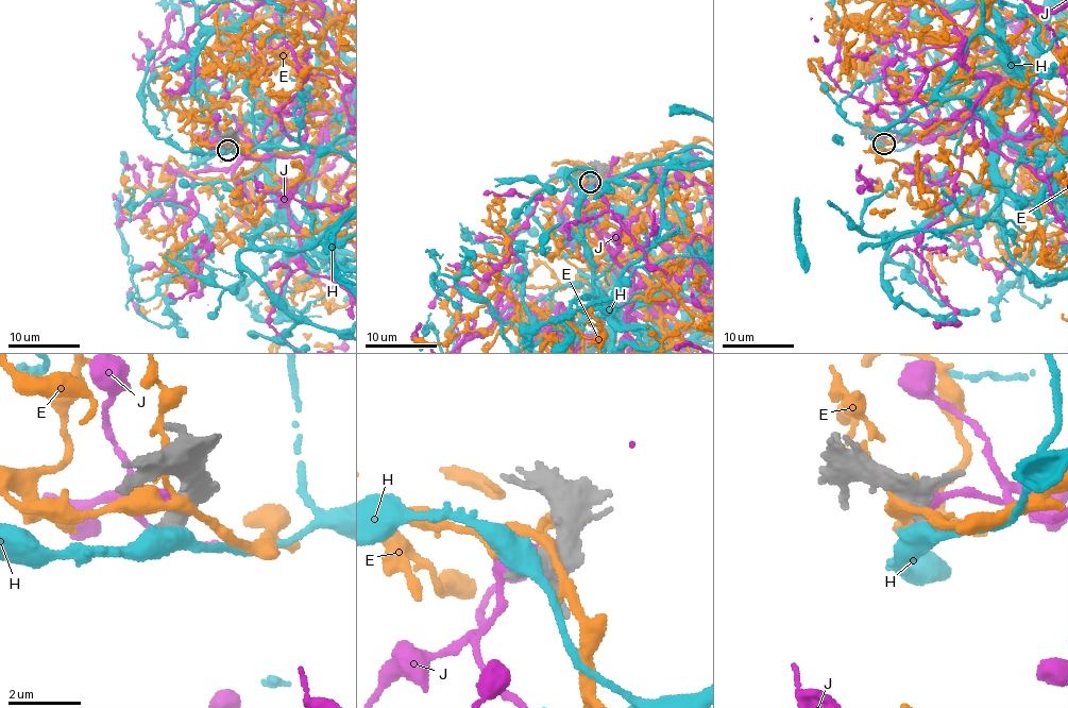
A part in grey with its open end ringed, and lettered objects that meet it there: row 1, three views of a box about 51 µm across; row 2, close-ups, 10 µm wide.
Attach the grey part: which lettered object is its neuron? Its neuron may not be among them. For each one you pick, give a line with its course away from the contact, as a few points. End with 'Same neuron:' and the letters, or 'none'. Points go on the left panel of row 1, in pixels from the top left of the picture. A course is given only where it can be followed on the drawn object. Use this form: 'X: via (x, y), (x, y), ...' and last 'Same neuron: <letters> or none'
Same neuron: none

